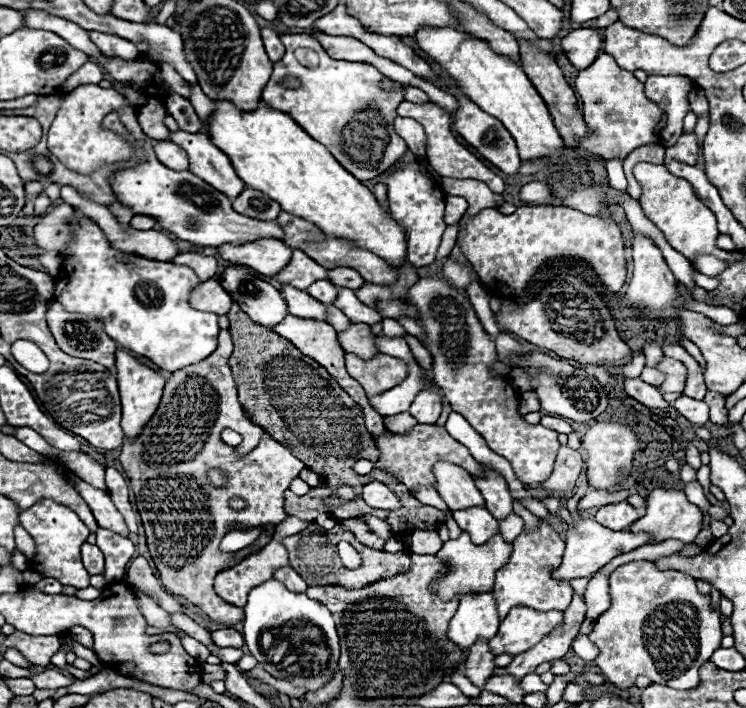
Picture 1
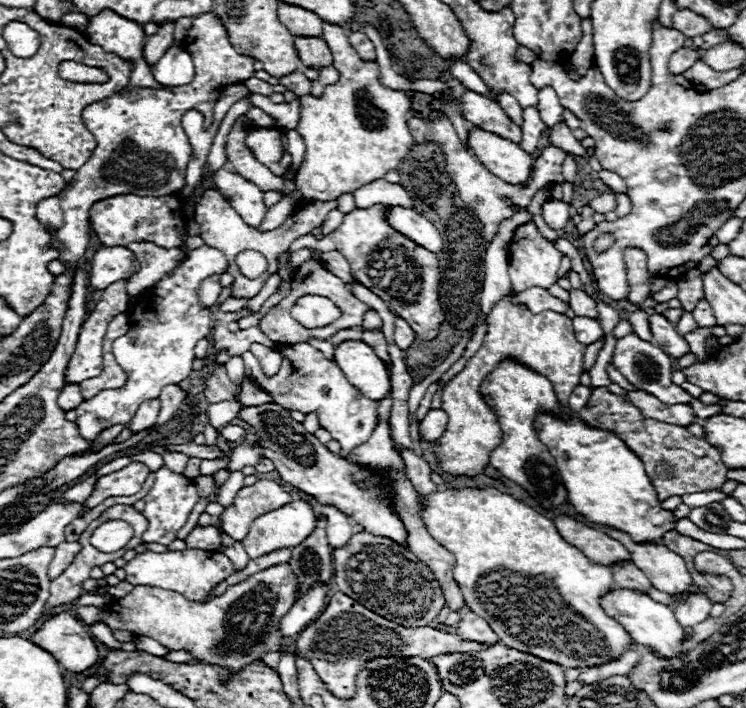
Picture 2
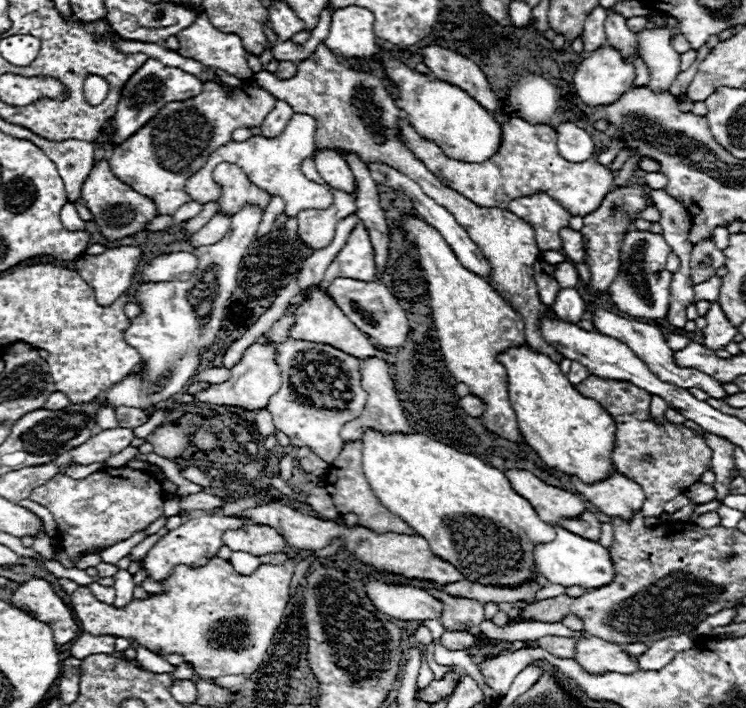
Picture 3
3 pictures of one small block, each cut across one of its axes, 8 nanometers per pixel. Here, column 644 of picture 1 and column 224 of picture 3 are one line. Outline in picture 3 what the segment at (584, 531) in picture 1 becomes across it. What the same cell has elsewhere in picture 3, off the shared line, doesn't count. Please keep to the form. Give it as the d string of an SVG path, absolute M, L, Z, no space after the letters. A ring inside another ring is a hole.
M246 524L238 532L226 532L222 542L234 552L250 552L254 556L284 552L288 542L266 524Z

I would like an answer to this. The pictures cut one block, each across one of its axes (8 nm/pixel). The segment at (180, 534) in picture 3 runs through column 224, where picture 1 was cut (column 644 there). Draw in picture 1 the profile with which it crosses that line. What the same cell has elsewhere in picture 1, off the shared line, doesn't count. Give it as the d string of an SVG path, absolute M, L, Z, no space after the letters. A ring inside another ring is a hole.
M654 488L648 494L648 512L646 516L642 516L640 520L636 520L628 530L630 532L648 532L658 540L668 540L668 538L676 538L682 540L684 544L692 544L694 538L702 532L704 524L704 514L700 512L700 508L692 502L688 502L684 490L674 490L674 488Z

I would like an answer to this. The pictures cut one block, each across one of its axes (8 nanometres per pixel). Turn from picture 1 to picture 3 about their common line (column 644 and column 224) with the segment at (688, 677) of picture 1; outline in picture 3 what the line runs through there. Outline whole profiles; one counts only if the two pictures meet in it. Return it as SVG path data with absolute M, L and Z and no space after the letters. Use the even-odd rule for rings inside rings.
M212 558L202 568L186 568L178 566L170 572L170 576L162 582L164 592L162 594L148 594L144 600L132 600L126 604L126 608L114 608L112 604L100 602L88 586L80 586L70 596L70 608L80 620L80 628L98 634L98 636L122 636L128 640L136 640L138 644L146 646L148 650L156 654L180 654L186 664L192 666L192 670L206 678L220 678L228 674L252 674L258 670L258 666L266 660L268 648L272 644L272 638L282 622L286 602L288 602L288 586L290 578L294 574L294 560L286 560L284 564L262 564L258 570L250 576L240 576L232 570L228 560Z

